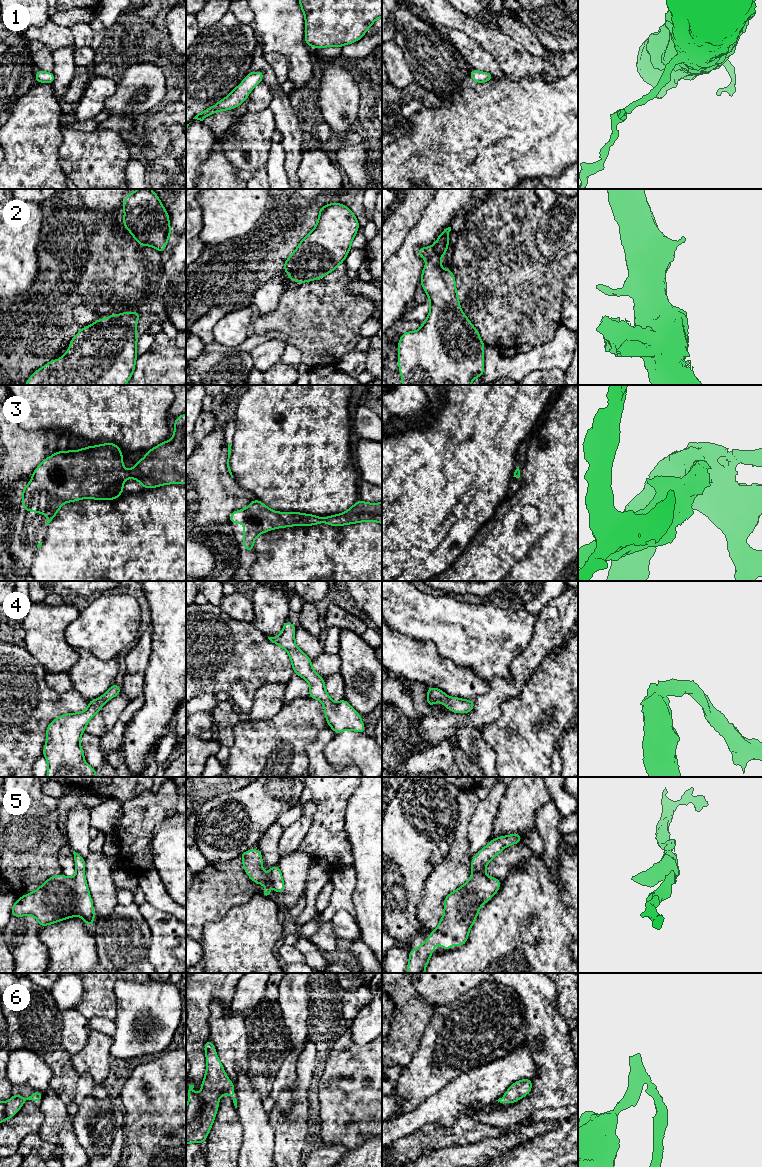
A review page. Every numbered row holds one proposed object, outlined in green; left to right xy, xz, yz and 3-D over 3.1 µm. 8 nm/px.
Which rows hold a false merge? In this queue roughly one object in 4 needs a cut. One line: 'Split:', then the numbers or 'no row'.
Split: no row

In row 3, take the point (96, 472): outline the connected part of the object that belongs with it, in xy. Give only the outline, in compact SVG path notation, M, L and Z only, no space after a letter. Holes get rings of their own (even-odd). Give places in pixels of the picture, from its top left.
M186 413L175 418L173 438L147 451L145 457L128 471L123 466L121 449L115 443L87 446L75 451L57 450L33 471L32 482L27 483L22 492L22 505L25 511L44 513L48 526L66 502L85 498L115 500L124 492L123 485L128 477L138 480L144 489L186 484Z

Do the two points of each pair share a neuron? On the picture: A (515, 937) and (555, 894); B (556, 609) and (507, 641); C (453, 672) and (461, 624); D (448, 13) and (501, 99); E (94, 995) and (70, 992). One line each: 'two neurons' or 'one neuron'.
A: one neuron
B: two neurons
C: two neurons
D: two neurons
E: two neurons

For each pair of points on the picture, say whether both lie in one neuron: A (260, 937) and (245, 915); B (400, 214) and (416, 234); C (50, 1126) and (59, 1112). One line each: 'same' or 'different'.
A: same
B: different
C: same

